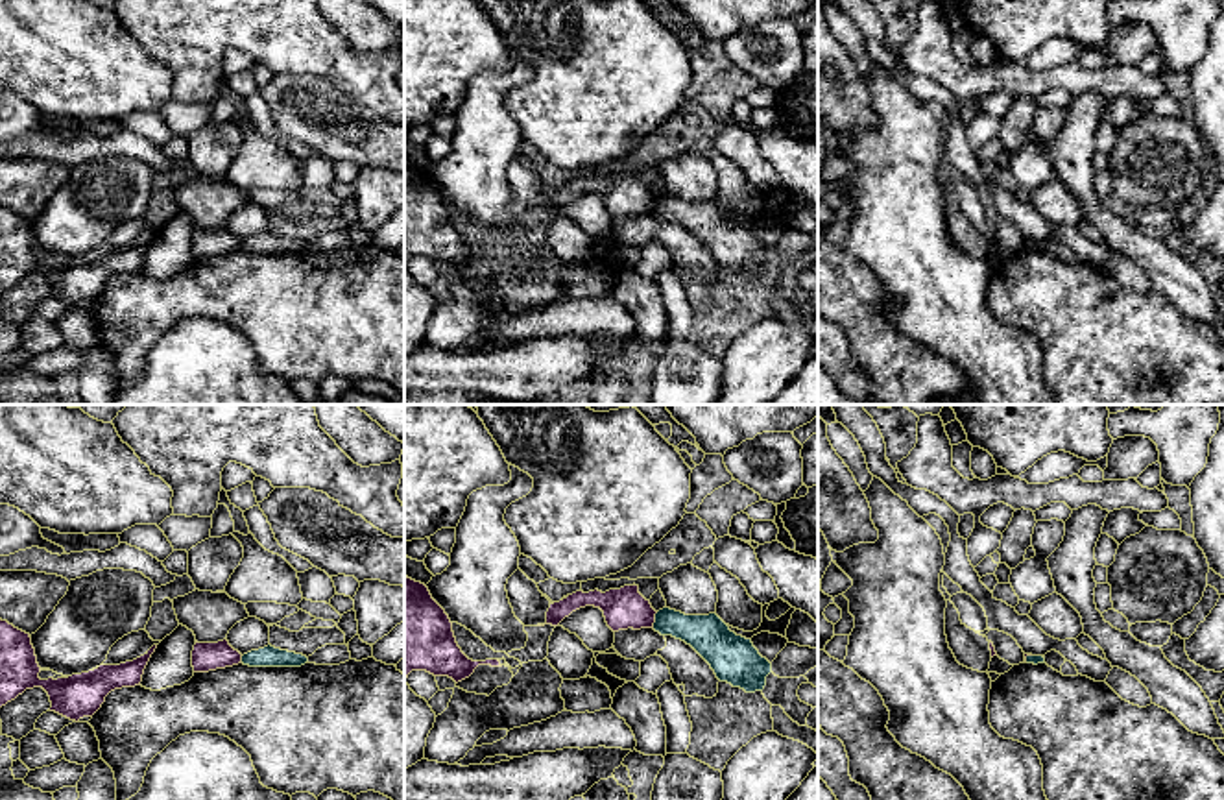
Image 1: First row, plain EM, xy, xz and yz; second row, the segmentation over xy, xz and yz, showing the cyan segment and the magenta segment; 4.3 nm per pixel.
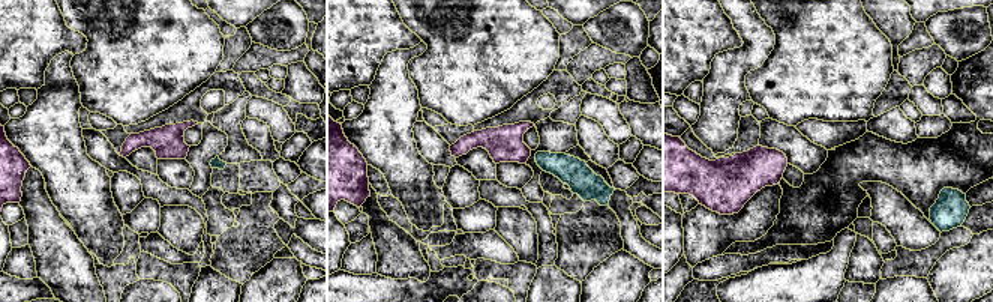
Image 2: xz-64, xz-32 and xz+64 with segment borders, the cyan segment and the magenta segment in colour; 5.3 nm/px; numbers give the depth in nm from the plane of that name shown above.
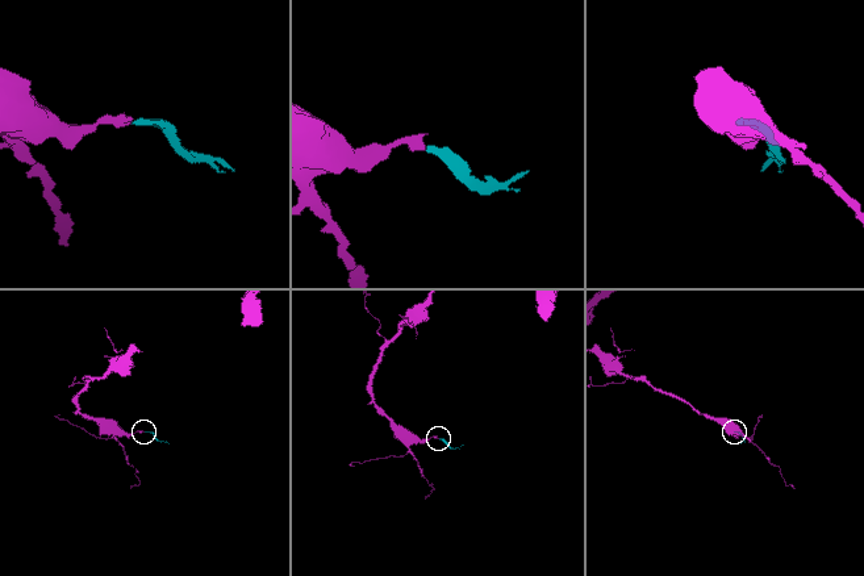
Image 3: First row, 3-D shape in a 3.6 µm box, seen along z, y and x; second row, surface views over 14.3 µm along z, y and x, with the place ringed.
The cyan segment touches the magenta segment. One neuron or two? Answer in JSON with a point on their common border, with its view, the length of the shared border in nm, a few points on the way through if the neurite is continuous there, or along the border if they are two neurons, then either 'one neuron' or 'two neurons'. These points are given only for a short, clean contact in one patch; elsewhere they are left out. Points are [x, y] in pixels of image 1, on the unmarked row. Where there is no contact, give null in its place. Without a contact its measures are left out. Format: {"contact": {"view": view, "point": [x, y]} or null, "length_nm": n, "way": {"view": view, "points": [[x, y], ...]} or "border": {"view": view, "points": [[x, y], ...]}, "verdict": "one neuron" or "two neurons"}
{"contact": {"view": "xz", "point": [656, 206]}, "length_nm": 80, "border": {"view": "xz", "points": [[658, 198], [652, 213]]}, "verdict": "two neurons"}

